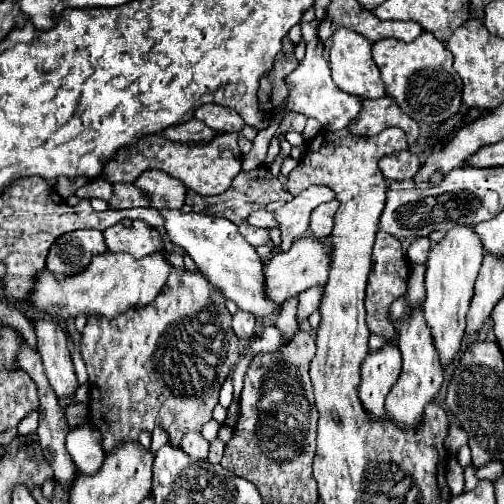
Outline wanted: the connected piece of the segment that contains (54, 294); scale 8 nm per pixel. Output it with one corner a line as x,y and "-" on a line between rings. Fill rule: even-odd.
105,252
99,256
93,256
89,268
85,272
65,278
51,272
43,272
37,276
35,292
31,294
31,304
37,312
47,316
69,316
75,318
77,314
99,314
99,316
119,316
121,312
151,304
161,292
167,276
171,272
171,264
167,260
165,252
153,252
141,260
123,254
123,252

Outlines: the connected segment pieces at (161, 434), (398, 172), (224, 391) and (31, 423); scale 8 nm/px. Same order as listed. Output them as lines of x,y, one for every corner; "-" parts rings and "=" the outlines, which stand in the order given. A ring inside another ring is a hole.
155,428
153,430
153,442
151,442
151,452
155,454
161,446
165,446
165,444
169,444
169,436
167,436
167,432
163,430
163,428
=
409,150
383,156
379,160
379,166
381,166
383,176
389,178
389,180
409,180
421,168
419,158
415,154
411,154
=
227,378
227,380
223,382
221,392
219,392
219,404
221,404
223,408
229,408
231,400
233,400
233,382
231,382
231,378
=
37,411
29,413
21,422
18,424
17,430
18,435
27,436
37,431
39,424
39,414

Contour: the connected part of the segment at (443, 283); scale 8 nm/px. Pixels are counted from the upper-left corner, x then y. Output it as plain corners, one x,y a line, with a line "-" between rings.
459,224
459,228
451,228
445,238
431,248
427,258
427,274
425,288
427,298
423,302
425,318
431,326
435,346
441,356
441,364
447,366
455,354
461,350
461,340
465,332
465,316
473,298
473,284
477,272
481,268
485,250
479,236
473,230
473,224

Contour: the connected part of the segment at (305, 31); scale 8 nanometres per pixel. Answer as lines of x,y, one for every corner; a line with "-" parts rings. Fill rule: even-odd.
313,20
313,22
301,22
301,36
305,42
311,42
317,38
317,26
319,26
319,20

